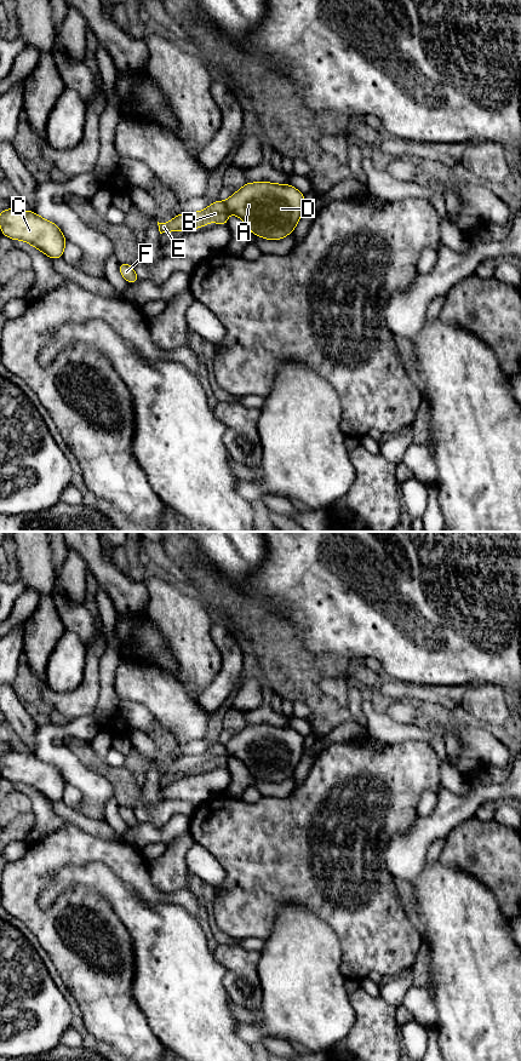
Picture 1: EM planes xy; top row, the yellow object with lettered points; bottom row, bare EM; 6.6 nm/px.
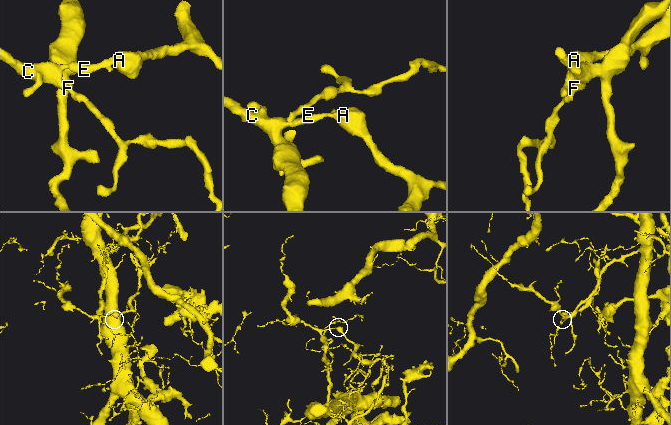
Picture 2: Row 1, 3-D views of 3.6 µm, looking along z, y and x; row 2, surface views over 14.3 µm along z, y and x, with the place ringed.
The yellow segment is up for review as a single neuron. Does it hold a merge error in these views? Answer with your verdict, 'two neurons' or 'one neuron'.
two neurons

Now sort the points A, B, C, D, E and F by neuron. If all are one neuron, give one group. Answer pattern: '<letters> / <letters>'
A D / B C E F

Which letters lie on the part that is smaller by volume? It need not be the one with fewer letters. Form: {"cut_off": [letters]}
{"cut_off": ["A", "D"]}

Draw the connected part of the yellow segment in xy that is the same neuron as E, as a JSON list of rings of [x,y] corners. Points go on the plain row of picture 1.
[[[217,742],[204,753],[174,758],[170,765],[158,764],[159,774],[160,776],[176,773],[185,775],[207,768],[210,764],[227,768],[228,756],[225,746]]]

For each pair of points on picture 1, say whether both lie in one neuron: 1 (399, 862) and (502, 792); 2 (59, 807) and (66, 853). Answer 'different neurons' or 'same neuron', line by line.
1: same neuron
2: different neurons

